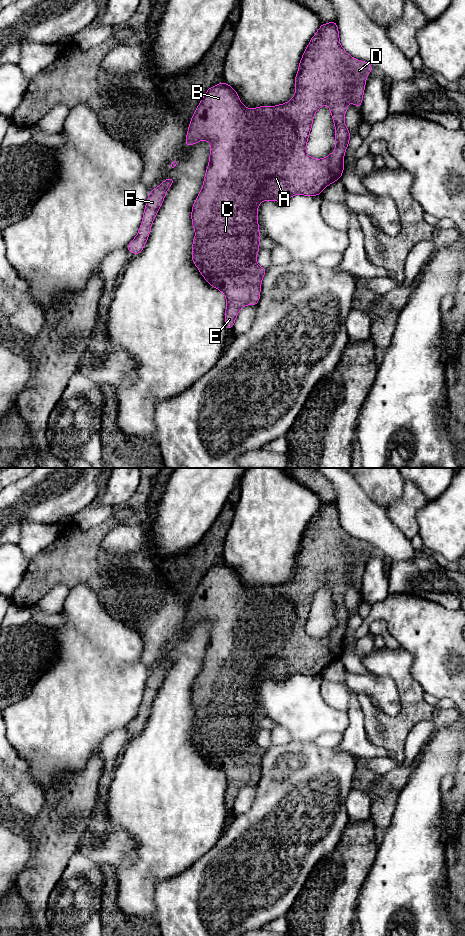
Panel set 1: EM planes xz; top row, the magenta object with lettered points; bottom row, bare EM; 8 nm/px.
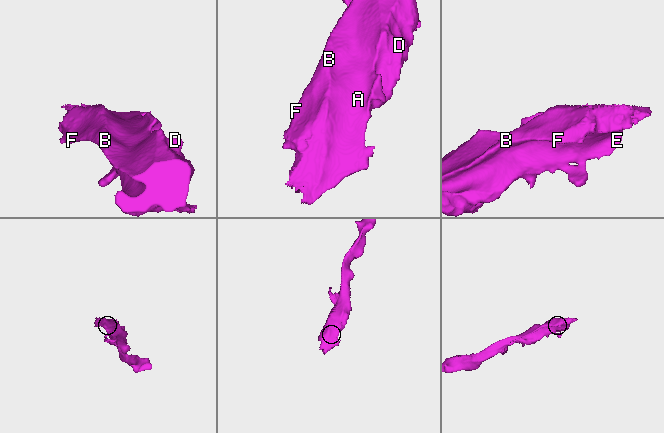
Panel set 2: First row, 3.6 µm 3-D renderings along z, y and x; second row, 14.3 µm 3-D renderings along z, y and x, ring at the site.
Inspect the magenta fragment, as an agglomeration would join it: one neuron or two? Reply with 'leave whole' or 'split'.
leave whole

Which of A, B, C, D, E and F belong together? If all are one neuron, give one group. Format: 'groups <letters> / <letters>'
groups A B C D E F

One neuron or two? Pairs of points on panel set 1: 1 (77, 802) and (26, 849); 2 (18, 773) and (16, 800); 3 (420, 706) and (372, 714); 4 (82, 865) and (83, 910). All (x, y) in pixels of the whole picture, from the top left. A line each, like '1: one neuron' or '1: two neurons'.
1: two neurons
2: one neuron
3: one neuron
4: one neuron

